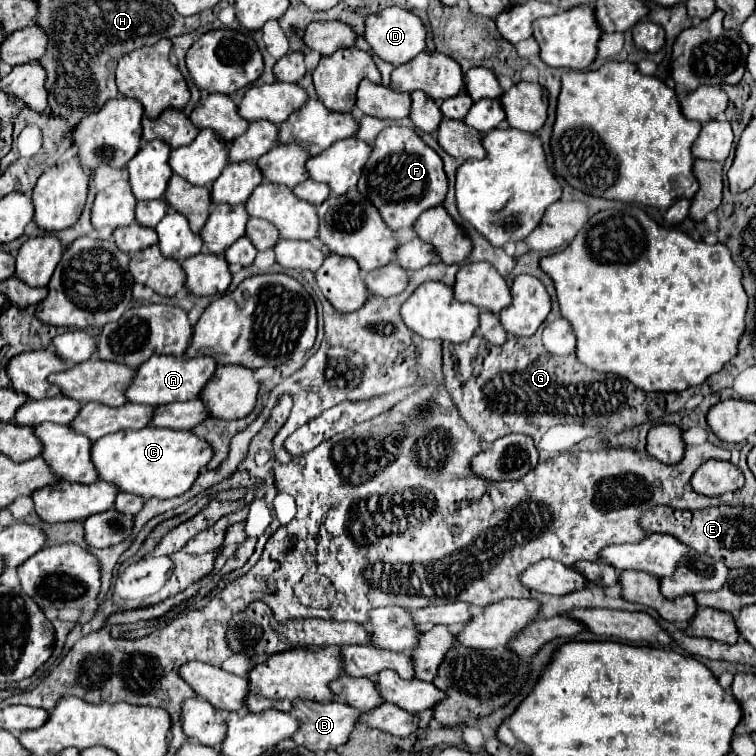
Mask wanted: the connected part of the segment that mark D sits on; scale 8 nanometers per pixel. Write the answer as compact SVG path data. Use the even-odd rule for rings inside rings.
M388 7L376 15L370 15L366 19L366 33L364 33L366 41L370 43L370 47L374 49L374 53L392 63L392 65L402 65L412 61L418 53L422 53L426 49L426 27L420 21L418 15L414 15L412 11L406 11L402 7Z

